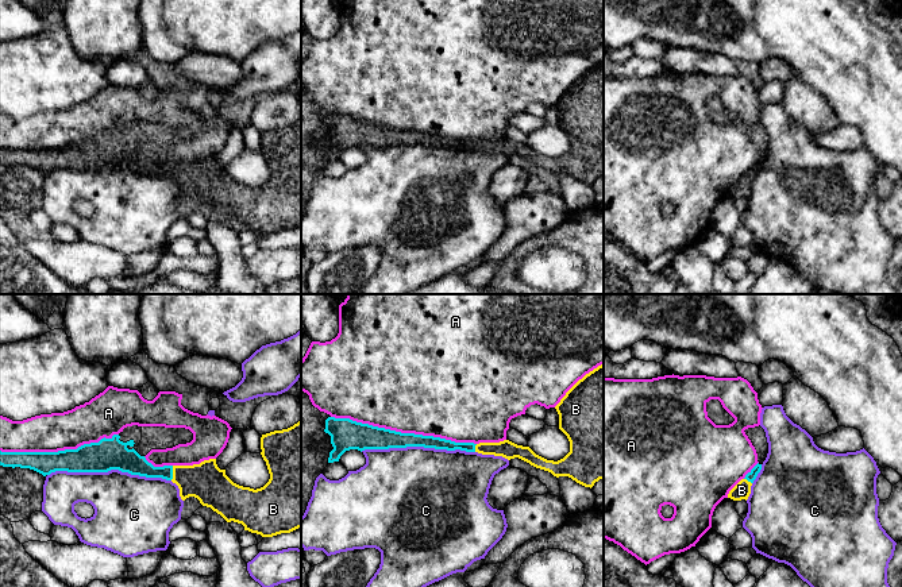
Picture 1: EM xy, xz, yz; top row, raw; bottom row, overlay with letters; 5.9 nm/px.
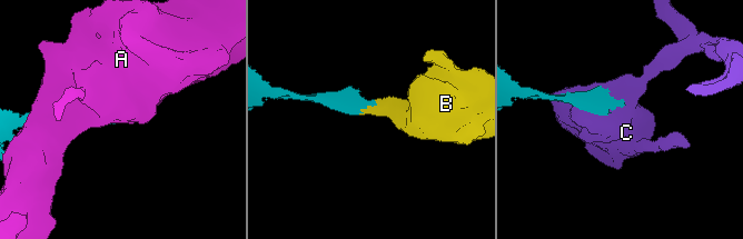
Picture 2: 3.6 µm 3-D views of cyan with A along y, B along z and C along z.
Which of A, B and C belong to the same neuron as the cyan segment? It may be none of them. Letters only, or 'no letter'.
B

